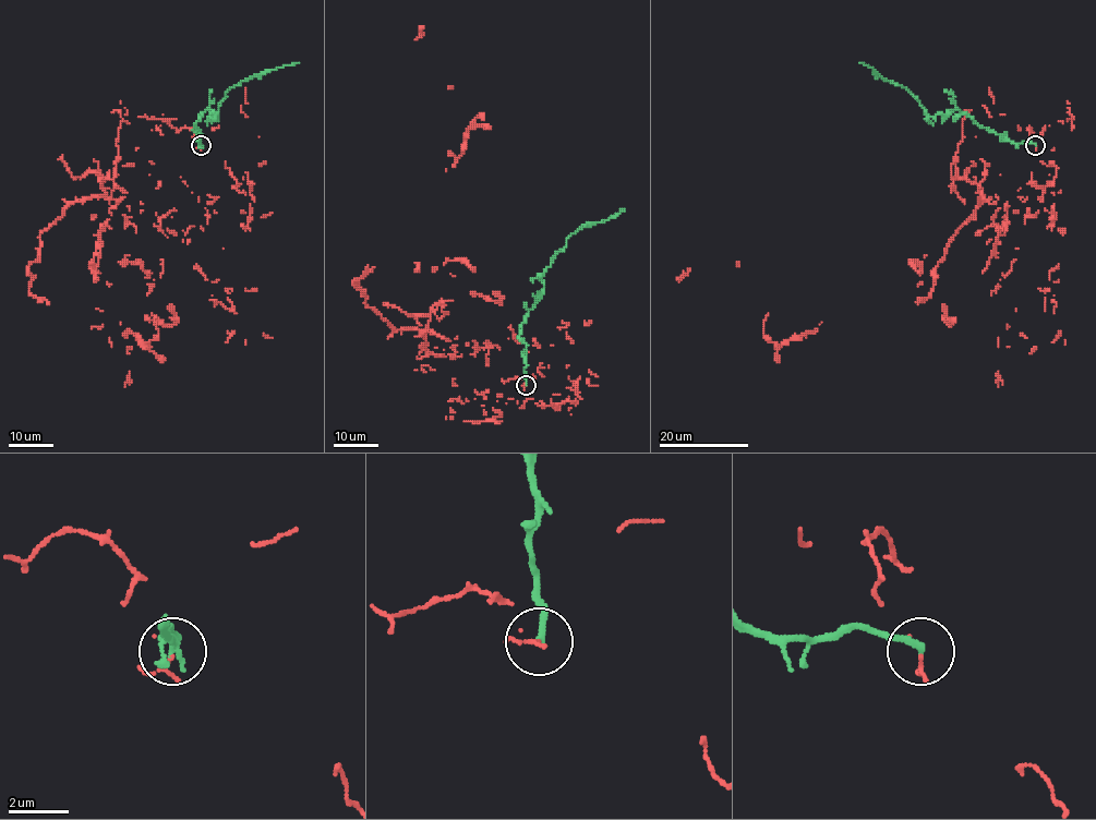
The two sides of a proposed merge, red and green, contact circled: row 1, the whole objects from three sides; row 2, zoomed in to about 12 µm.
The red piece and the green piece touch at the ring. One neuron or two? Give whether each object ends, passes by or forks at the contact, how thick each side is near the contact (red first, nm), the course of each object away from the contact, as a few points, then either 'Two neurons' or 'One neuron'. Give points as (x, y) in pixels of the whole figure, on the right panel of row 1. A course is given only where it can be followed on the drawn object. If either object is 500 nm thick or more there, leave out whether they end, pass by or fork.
At the ring red ends. At the ring green ends. Thickness 130 nm (red) against 240 nm. Course of red: (1035, 145), (1054, 184), (950, 322), (919, 285), (777, 344), (739, 265), (677, 280). Course of green: (1035, 145), (1003, 141), (956, 109), (932, 116), (906, 89), (890, 82), (869, 65), (858, 63). Two neurons

